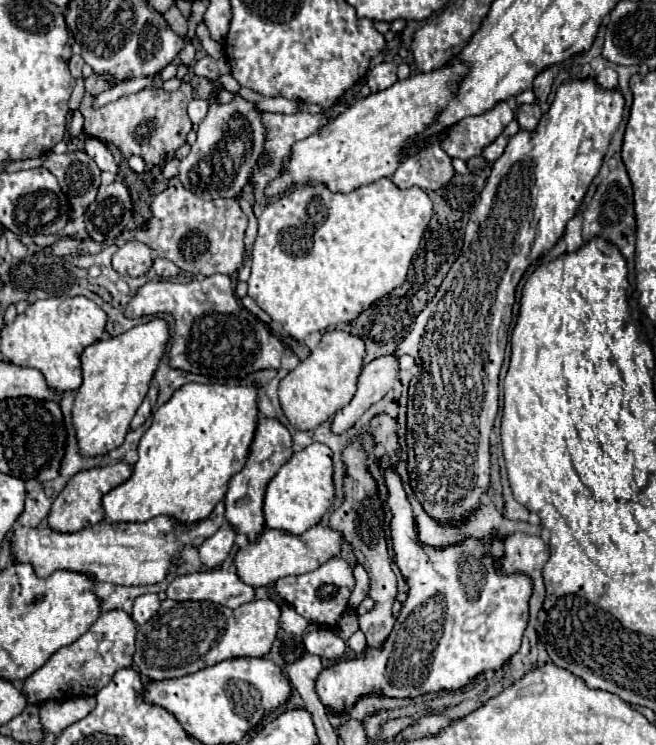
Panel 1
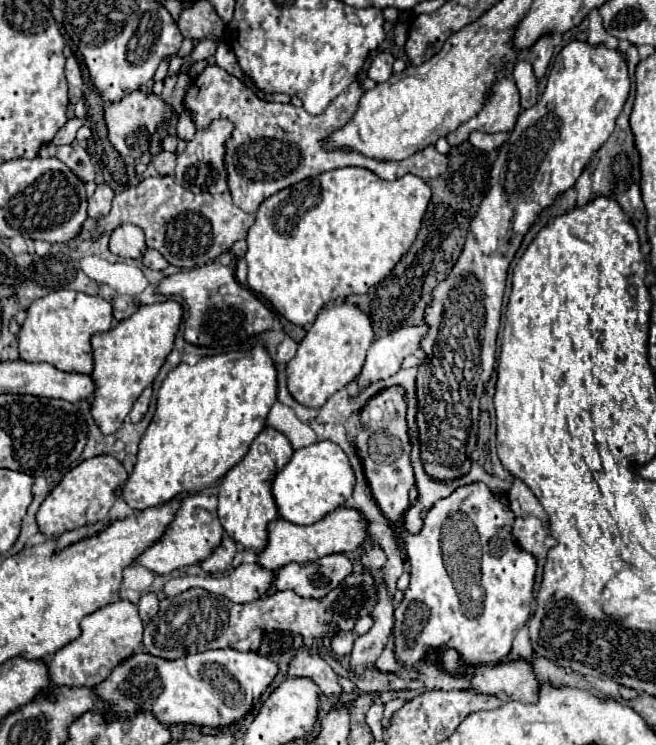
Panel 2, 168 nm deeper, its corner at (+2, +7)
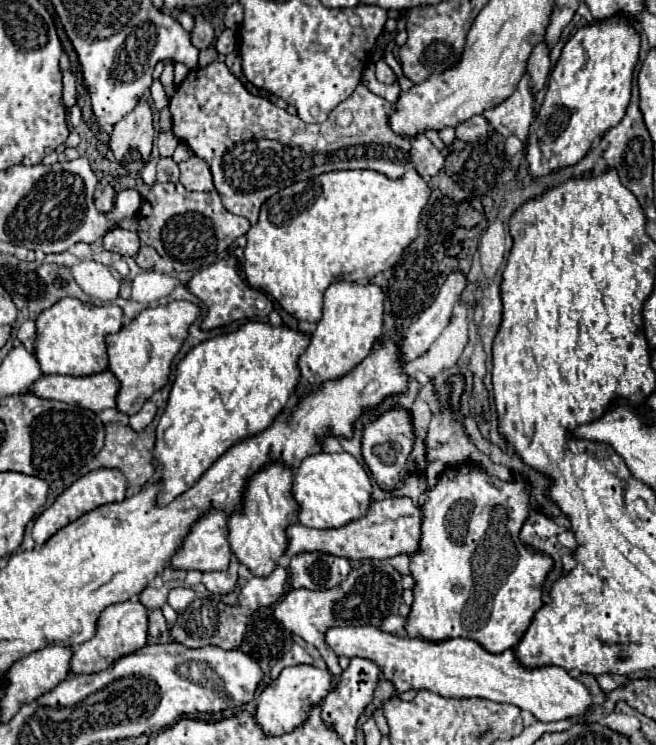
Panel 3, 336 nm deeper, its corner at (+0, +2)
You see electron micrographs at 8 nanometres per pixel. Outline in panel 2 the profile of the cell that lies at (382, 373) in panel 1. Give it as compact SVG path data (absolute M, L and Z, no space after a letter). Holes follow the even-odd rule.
M420 323L420 325L402 327L398 331L388 333L386 337L376 339L368 349L368 357L362 375L358 379L358 389L368 387L372 381L380 381L394 375L400 369L402 361L410 353L420 349L420 341L426 337L426 333L428 325Z

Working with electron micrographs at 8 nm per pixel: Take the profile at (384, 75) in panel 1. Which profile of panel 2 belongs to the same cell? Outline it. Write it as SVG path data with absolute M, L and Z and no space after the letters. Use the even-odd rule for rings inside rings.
M378 53L378 57L372 61L372 65L368 69L368 77L374 79L376 83L388 81L392 75L392 63L394 63L392 53Z

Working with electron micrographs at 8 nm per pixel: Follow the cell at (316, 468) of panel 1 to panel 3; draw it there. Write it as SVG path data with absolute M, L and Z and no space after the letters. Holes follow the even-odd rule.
M348 452L312 454L294 470L292 498L298 504L298 522L310 528L340 528L360 518L370 506L372 484L366 470Z

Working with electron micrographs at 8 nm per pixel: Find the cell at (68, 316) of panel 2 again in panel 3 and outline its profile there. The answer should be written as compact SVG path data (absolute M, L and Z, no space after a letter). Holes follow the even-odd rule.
M60 298L54 306L40 312L36 318L34 356L44 374L90 376L108 368L104 338L122 328L122 310L114 304L96 306L76 298Z

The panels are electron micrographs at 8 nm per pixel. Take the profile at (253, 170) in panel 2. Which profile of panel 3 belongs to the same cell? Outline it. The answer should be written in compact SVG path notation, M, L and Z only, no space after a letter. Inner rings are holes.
M212 62L210 66L190 70L184 82L178 86L174 96L170 98L172 112L172 130L174 134L186 142L196 156L204 158L212 170L214 186L222 198L222 204L232 214L248 218L252 224L258 220L260 206L276 192L292 186L294 182L302 182L324 172L332 170L352 170L352 168L368 168L376 170L388 178L400 178L406 170L414 168L418 174L428 180L444 170L444 156L434 148L434 144L424 136L398 136L388 126L388 116L392 114L392 104L382 96L372 94L364 84L358 84L356 90L340 102L322 124L306 124L298 116L288 114L266 98L252 96L244 84L228 72L226 64Z

